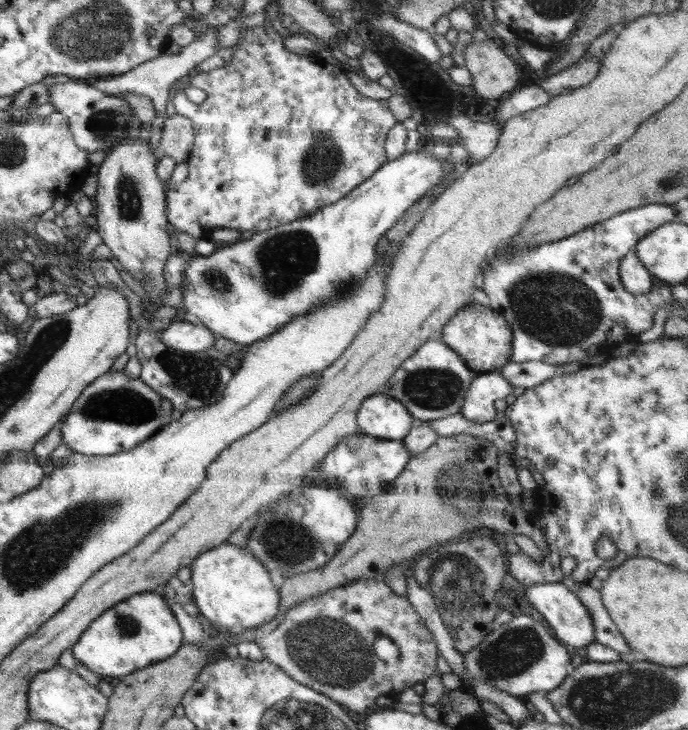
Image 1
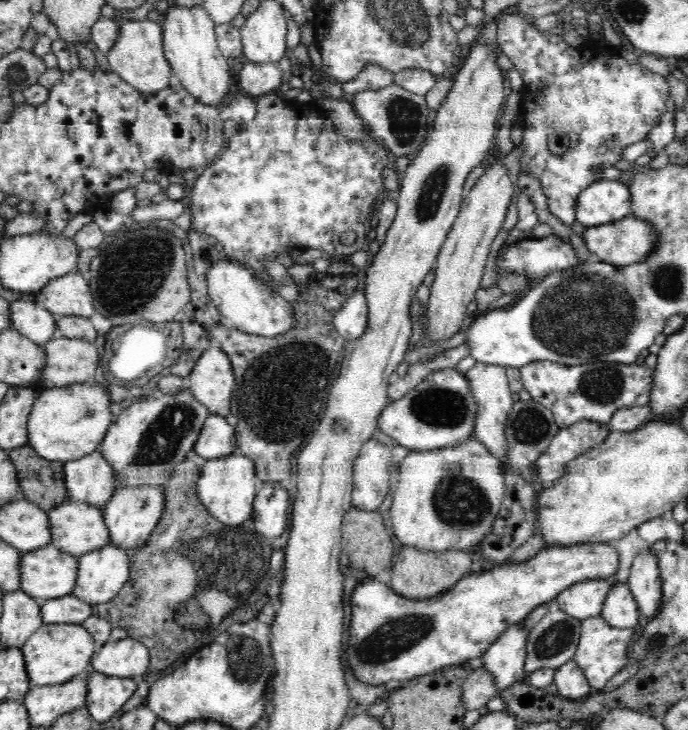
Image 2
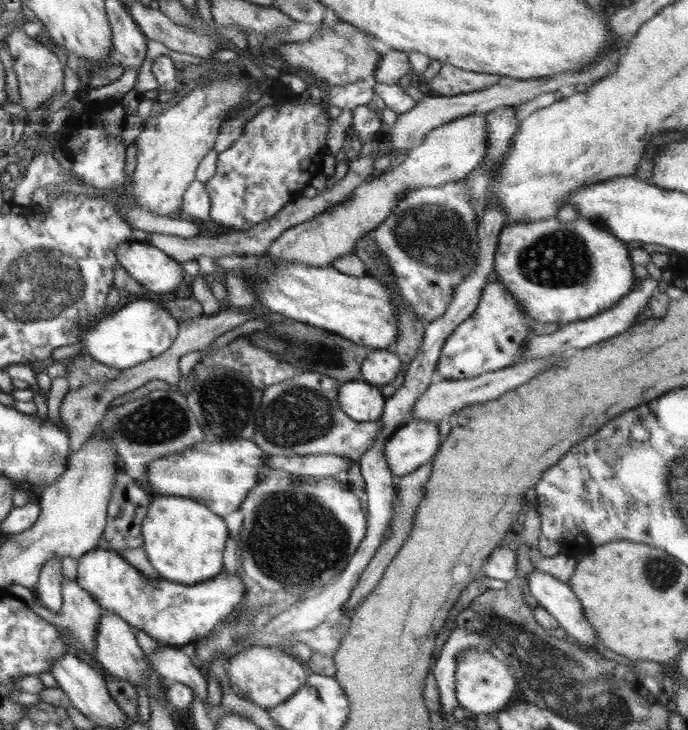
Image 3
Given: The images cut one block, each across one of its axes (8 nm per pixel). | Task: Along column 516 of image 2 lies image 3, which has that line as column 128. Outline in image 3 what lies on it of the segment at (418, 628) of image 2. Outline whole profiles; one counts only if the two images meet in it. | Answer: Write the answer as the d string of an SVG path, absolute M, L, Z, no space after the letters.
M96 549L86 552L77 559L76 584L84 589L103 608L104 611L116 614L126 620L135 630L143 630L156 640L159 645L181 649L196 643L209 635L233 611L233 607L245 598L245 586L237 574L228 576L228 572L220 572L216 578L200 584L180 584L163 579L145 578L135 566L132 566L118 552Z

